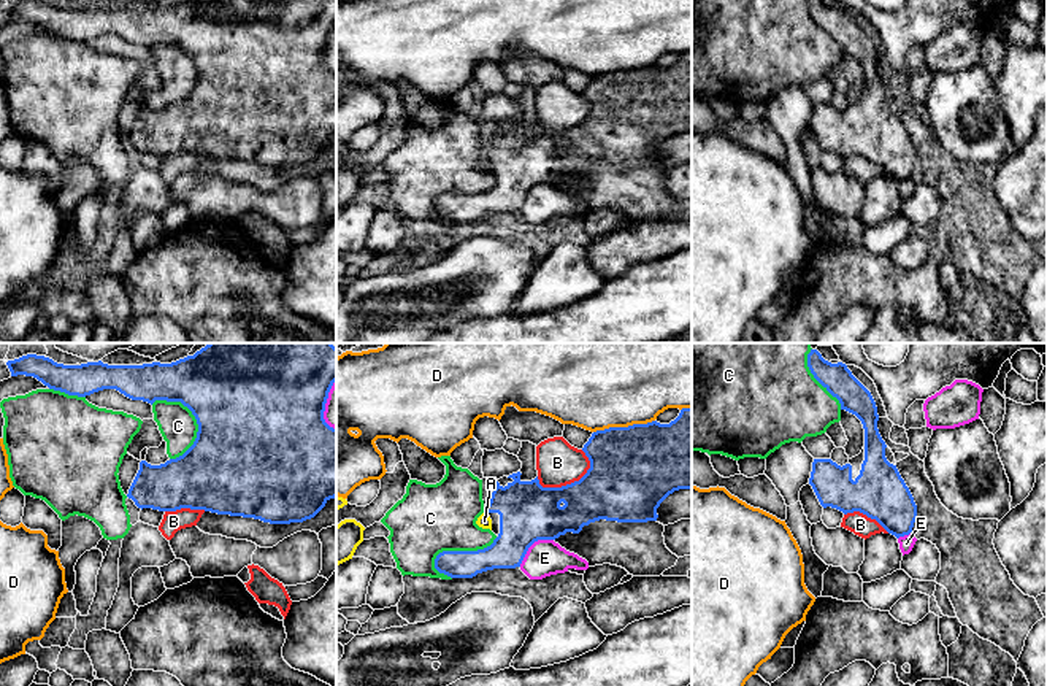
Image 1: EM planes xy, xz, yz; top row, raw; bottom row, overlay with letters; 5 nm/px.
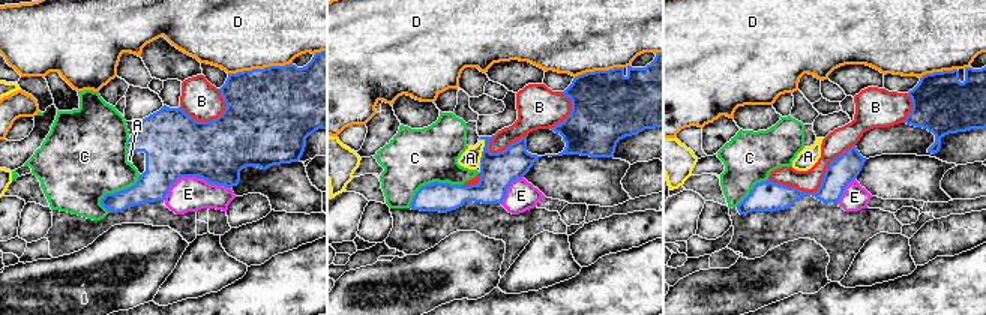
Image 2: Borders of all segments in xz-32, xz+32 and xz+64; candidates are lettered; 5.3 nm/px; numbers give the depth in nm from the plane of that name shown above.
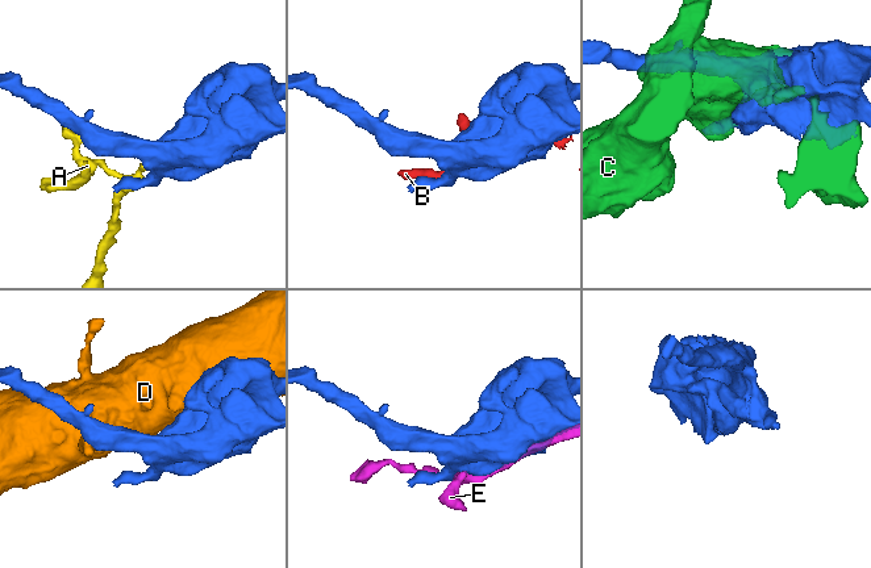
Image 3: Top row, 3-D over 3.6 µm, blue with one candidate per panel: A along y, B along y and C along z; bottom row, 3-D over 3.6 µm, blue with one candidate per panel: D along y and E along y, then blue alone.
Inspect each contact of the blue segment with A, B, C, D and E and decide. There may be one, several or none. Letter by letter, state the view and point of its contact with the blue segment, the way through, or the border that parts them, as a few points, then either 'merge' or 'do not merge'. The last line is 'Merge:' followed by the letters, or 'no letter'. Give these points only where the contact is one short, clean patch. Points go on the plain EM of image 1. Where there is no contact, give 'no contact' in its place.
A: meets blue in xz at (486, 156); do not merge
B: meets blue in xz at (567, 129); do not merge
C: meets blue in xy at (197, 65); do not merge
D: meets blue in xz at (624, 72); do not merge
E: meets blue in xz at (532, 188); do not merge
Merge: no letter

